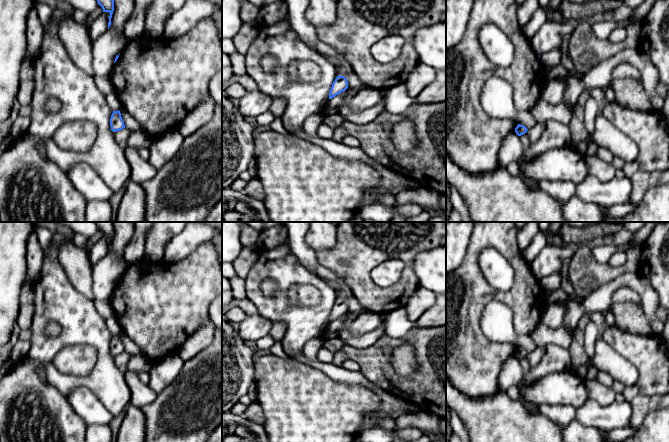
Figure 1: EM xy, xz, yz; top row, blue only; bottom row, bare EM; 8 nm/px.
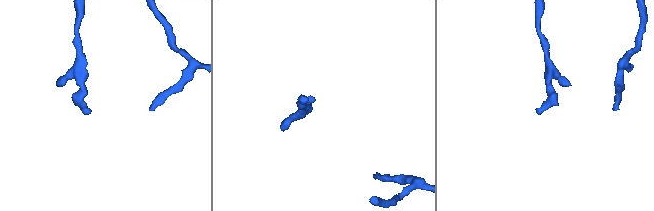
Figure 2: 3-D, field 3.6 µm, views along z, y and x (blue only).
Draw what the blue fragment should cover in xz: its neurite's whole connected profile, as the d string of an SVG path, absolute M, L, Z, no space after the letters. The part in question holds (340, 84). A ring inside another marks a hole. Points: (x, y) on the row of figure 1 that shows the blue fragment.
M340 75L337 76L330 89L329 99L332 99L336 95L345 91L347 88L348 88L347 79L344 76L340 76Z

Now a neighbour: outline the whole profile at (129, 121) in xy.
M120 111L120 113L126 128L130 131L141 131L141 126L132 115L127 111Z

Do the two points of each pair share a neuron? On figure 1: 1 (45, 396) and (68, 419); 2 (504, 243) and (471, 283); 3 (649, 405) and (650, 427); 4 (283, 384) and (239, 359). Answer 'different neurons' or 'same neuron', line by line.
1: same neuron
2: same neuron
3: different neurons
4: different neurons

